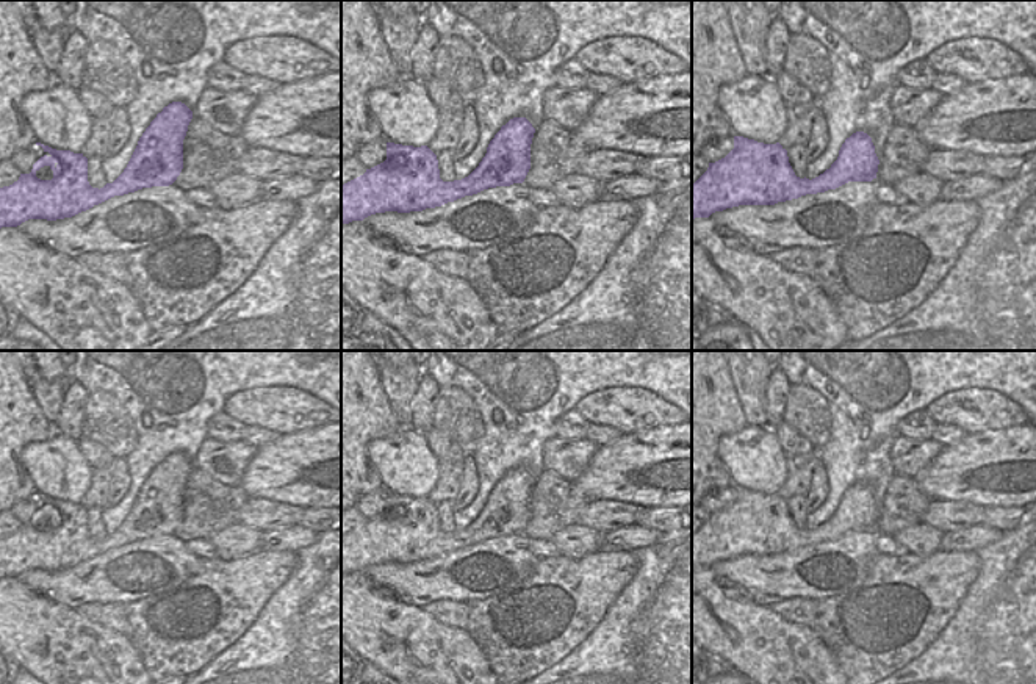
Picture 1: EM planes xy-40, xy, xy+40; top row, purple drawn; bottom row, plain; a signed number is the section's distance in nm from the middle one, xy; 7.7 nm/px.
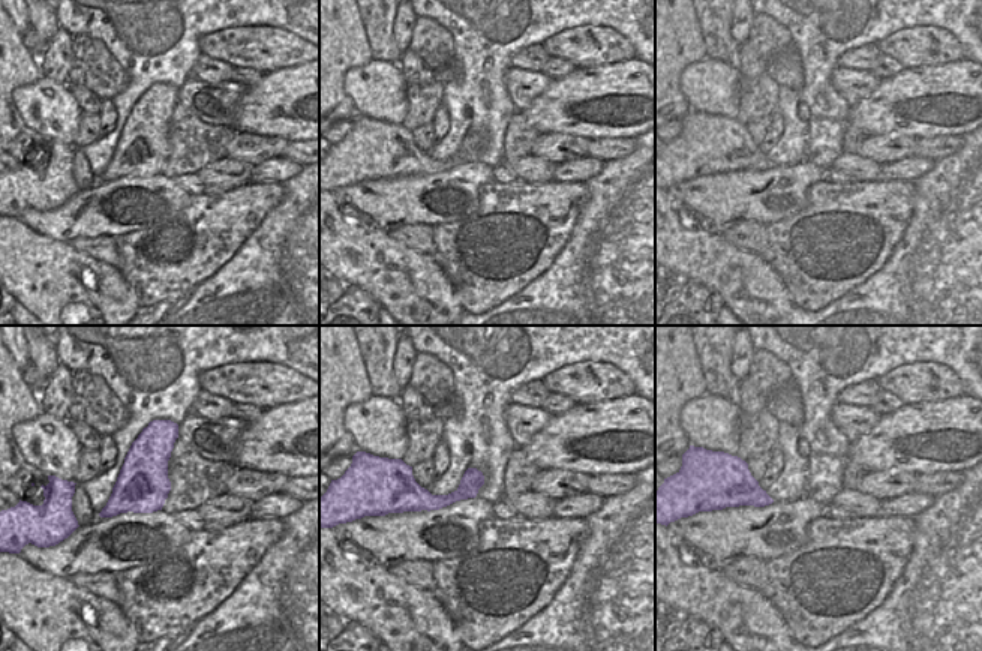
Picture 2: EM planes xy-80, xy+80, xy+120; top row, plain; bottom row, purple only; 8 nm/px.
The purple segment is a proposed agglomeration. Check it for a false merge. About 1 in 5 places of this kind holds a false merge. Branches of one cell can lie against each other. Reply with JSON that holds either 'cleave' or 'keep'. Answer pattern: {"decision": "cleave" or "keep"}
{"decision": "keep"}

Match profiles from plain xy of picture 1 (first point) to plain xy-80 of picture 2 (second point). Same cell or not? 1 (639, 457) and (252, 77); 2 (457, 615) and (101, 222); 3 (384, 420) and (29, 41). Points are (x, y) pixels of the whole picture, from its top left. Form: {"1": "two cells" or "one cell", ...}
{"1": "two cells", "2": "two cells", "3": "two cells"}

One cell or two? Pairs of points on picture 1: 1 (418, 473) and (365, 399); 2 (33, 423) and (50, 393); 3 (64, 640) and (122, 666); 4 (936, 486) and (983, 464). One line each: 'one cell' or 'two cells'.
1: two cells
2: two cells
3: one cell
4: one cell

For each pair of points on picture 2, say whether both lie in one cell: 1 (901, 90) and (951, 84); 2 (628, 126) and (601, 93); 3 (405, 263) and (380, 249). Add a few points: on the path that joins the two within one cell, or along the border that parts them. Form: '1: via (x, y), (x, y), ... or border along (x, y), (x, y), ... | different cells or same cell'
1: via (913, 90), (939, 90) | same cell
2: via (600, 126), (571, 126), (564, 108), (573, 102) | same cell
3: via (399, 263), (393, 263), (386, 255) | same cell

